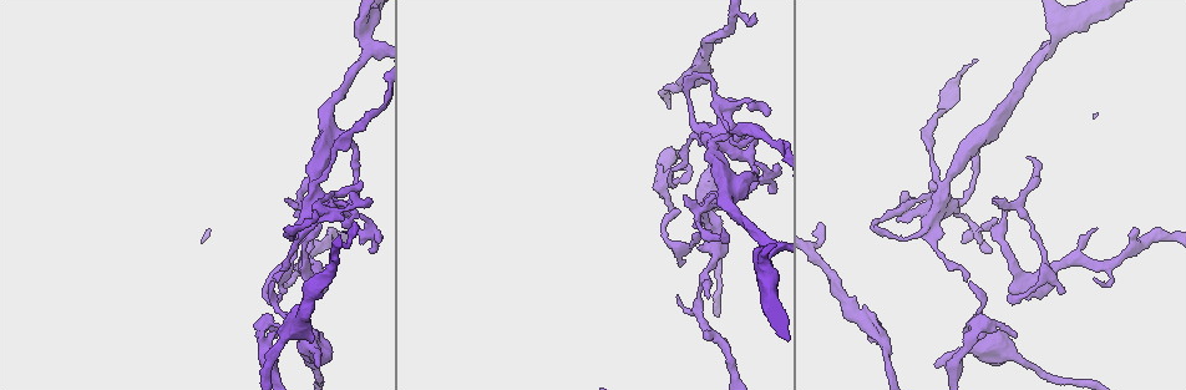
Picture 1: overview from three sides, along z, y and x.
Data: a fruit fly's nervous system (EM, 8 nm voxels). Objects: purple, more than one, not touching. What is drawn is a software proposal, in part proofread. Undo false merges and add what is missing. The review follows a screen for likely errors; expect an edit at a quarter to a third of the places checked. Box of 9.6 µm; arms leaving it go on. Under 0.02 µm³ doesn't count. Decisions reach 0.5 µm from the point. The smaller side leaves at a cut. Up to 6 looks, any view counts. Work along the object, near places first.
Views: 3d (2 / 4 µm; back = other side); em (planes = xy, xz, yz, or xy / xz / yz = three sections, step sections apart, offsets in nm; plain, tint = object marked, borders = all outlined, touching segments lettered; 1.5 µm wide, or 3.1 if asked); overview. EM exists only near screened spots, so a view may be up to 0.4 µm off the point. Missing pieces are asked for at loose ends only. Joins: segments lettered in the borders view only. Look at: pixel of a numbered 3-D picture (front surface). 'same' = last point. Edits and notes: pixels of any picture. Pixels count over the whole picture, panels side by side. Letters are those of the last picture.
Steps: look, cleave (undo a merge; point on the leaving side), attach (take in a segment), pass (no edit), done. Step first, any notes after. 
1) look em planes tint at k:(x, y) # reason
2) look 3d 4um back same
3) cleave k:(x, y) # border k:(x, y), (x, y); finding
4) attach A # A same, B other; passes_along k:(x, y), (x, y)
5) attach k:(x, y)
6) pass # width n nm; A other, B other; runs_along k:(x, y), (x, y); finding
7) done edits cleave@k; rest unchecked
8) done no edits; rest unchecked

look em planes borders at 1:(347, 224) # an open end

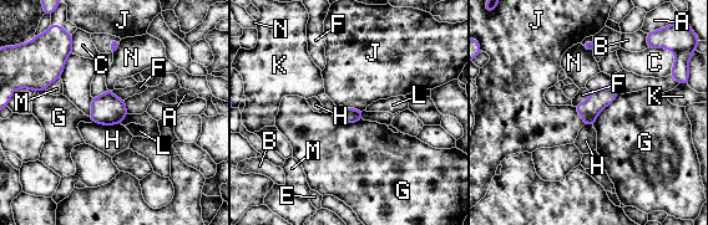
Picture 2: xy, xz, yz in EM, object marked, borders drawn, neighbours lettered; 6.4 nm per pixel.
pass # A other, B other, C other, E other, F other, G other, H other, J other, K other, L other, M other, N other; border 2:(335, 105), (362, 111); no lettered segment goes on from it

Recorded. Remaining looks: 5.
look em planes borders at 1:(749, 25) # an open end

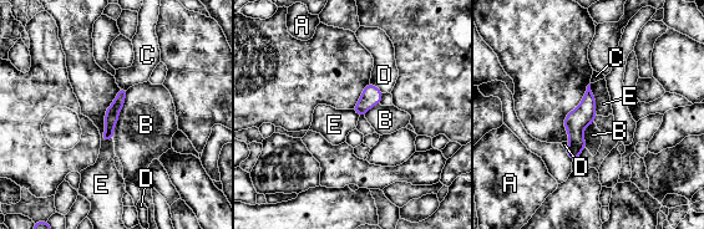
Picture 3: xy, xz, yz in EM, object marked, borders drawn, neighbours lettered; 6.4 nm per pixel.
pass # A other, B other, C other, D other, E other; none of them fits

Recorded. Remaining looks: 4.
look em planes borders at 1:(939, 366) # branch stops here

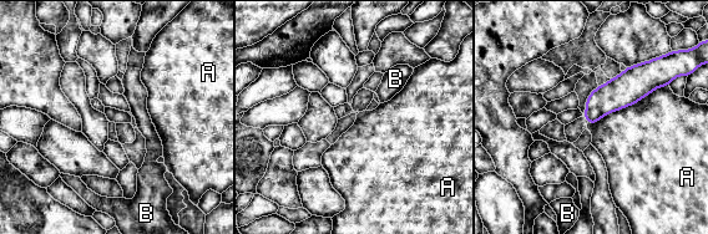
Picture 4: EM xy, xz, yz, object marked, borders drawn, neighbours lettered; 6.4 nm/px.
pass # A other, B other; border 4:(668, 85), (587, 123); none of them fits

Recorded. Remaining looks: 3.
done no edits; rest unchecked

